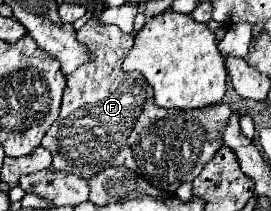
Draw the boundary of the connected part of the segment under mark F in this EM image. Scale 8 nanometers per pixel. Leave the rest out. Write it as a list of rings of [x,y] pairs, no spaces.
[[[91,18],[79,32],[77,40],[85,42],[93,54],[93,62],[77,68],[67,76],[67,88],[63,94],[63,104],[59,118],[45,134],[41,146],[53,154],[53,170],[73,172],[85,180],[109,166],[127,166],[149,184],[159,190],[175,192],[183,182],[193,182],[203,166],[213,158],[213,154],[223,146],[221,130],[229,120],[229,104],[219,104],[217,108],[199,108],[193,112],[185,110],[165,110],[153,104],[153,88],[139,72],[125,72],[121,68],[123,48],[133,46],[133,34],[121,32],[117,26],[103,26],[99,18]]]

